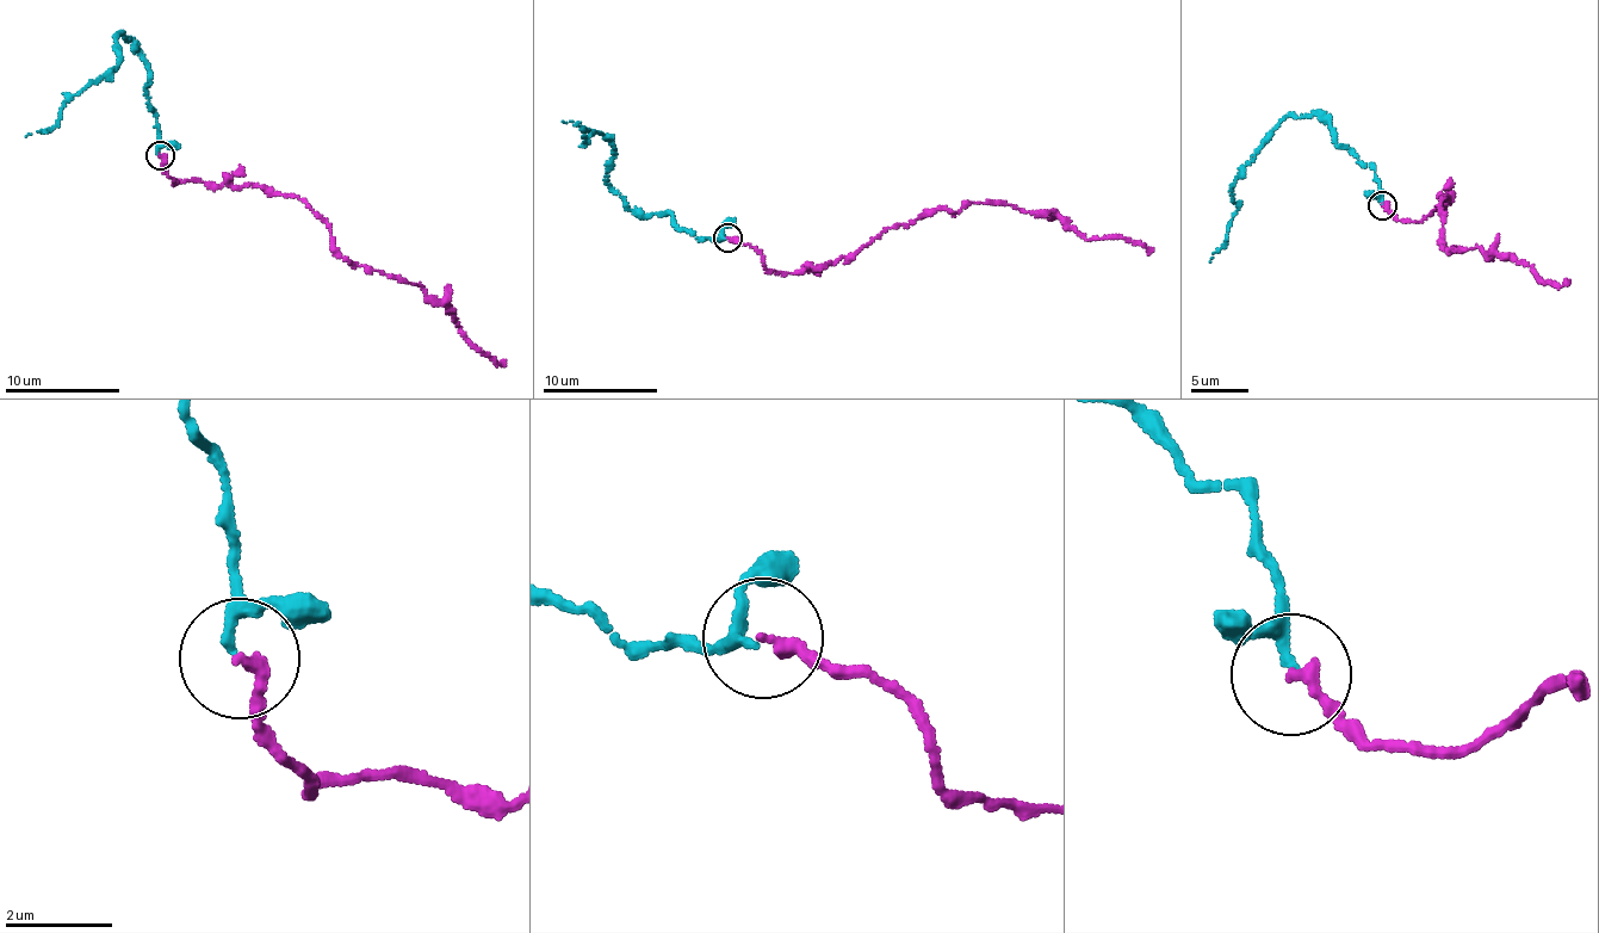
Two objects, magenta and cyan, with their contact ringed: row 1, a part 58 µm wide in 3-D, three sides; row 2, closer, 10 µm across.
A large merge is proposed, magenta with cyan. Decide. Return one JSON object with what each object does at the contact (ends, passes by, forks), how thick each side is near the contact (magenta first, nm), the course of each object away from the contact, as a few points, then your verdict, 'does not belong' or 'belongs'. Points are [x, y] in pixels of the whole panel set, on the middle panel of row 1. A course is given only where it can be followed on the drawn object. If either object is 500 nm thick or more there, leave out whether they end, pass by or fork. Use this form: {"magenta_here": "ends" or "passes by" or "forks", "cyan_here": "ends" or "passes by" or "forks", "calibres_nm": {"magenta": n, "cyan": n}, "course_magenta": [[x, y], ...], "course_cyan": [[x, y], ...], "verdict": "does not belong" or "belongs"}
{"magenta_here": "ends", "cyan_here": "passes by", "calibres_nm": {"magenta": 240, "cyan": 150}, "course_magenta": [[727, 238], [767, 270], [798, 275], [972, 202], [1054, 212], [1089, 240], [1151, 249]], "course_cyan": [[726, 239], [631, 210], [611, 187], [608, 140], [593, 130], [586, 142], [582, 127], [562, 121]], "verdict": "belongs"}

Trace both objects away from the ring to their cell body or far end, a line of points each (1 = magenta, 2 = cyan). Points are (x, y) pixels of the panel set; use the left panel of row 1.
1: (159, 156), (174, 185), (291, 195), (330, 230), (335, 253), (446, 301), (458, 329), (506, 360)
2: (159, 154), (146, 86), (148, 67), (121, 34), (119, 62), (66, 102), (51, 128), (25, 136)

